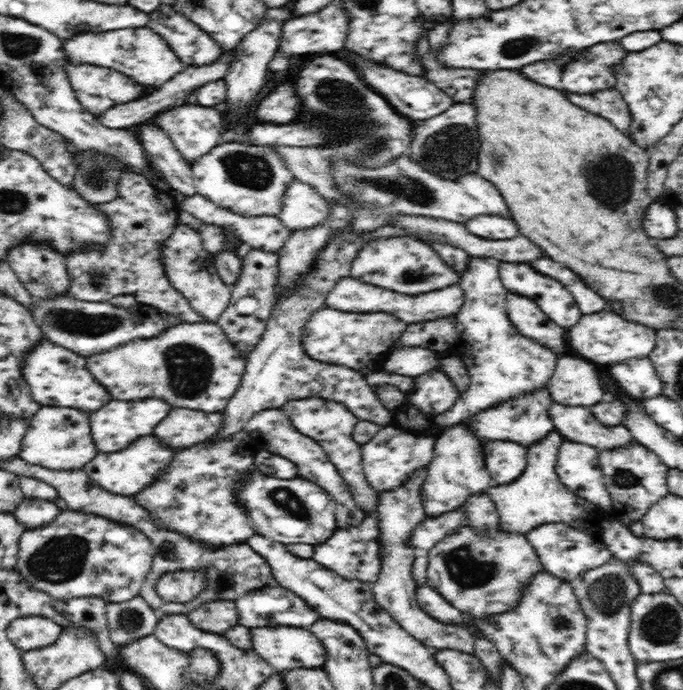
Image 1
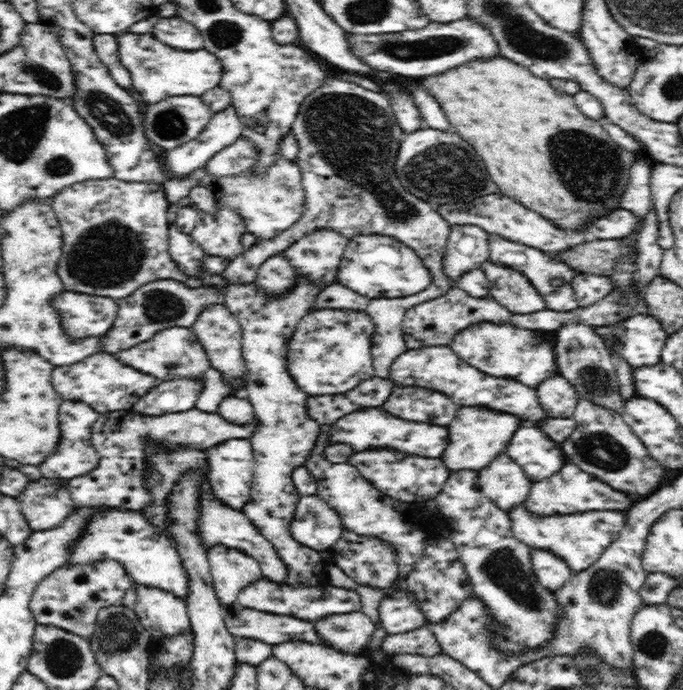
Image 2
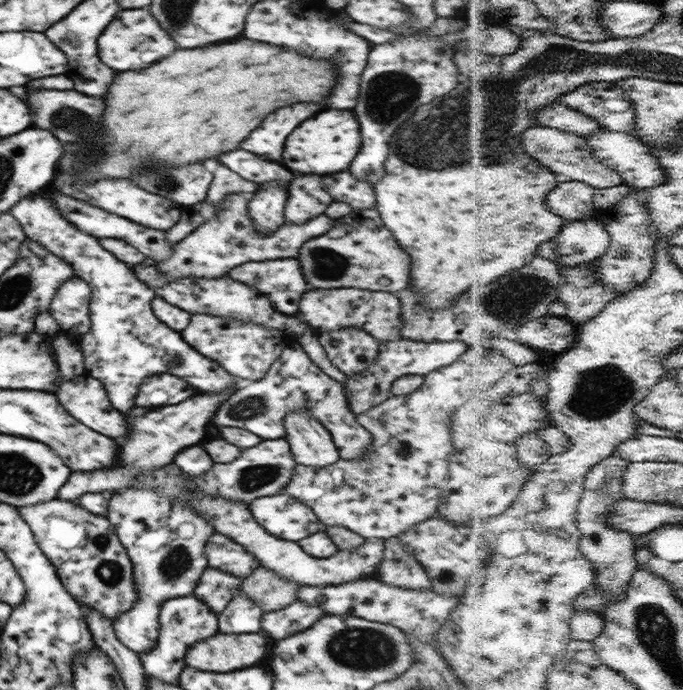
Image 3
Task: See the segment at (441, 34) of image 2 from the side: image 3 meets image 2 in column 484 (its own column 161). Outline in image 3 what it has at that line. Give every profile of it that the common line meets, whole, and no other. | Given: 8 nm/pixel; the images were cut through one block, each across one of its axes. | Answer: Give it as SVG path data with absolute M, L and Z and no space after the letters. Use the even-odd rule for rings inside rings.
M147 8L122 9L116 13L114 20L106 26L98 38L100 60L114 70L140 70L146 68L164 56L170 56L176 50L174 40L160 28L154 16Z

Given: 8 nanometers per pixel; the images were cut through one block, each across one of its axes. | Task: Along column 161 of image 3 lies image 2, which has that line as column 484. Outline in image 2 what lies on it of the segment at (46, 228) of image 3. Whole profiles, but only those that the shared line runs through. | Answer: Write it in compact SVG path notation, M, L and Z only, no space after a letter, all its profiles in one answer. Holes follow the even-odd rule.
M480 322L454 336L449 347L470 366L496 378L511 378L526 386L535 388L544 380L558 374L554 345L546 342L542 335L512 324L491 324Z

